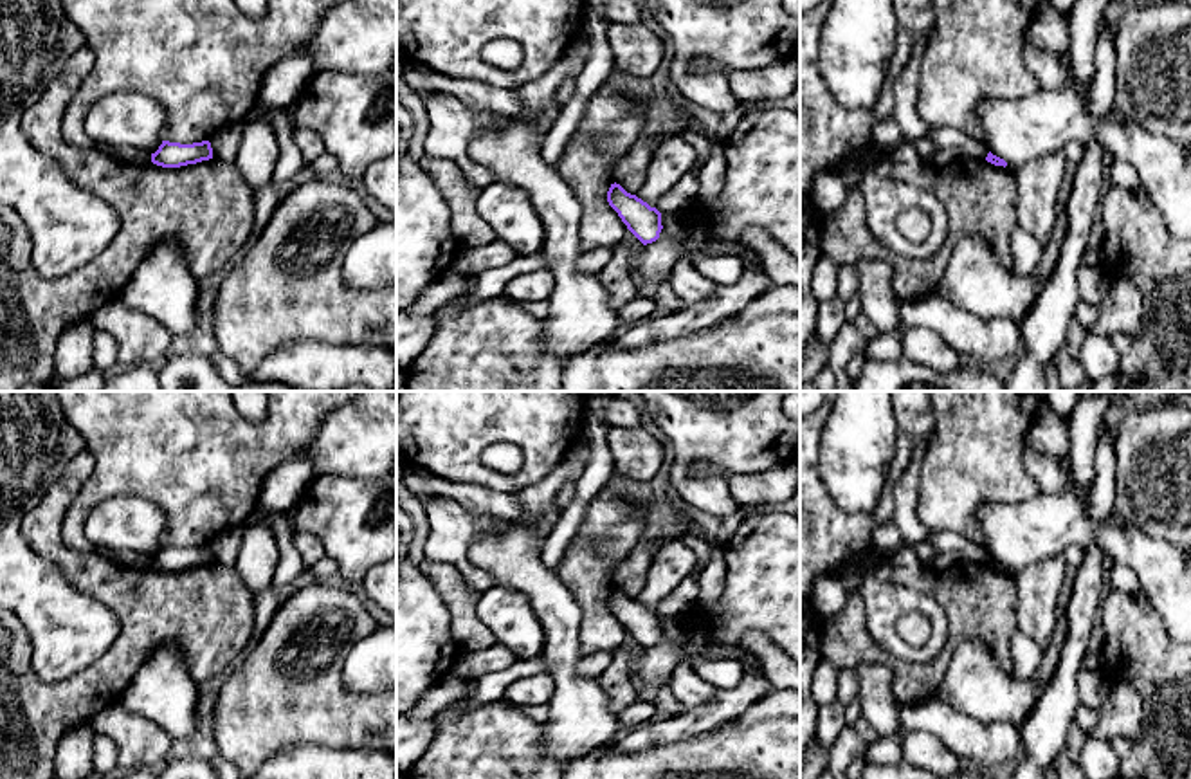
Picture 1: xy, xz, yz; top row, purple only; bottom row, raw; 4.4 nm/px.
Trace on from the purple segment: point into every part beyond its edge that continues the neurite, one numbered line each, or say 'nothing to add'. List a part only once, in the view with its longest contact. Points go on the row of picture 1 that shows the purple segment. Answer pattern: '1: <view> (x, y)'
nothing to add

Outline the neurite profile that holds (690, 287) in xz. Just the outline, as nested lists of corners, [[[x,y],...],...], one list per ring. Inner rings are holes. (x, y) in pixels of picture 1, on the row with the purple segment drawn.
[[[677,261],[670,272],[670,285],[683,308],[708,299],[715,292],[715,283],[699,274],[690,261]]]

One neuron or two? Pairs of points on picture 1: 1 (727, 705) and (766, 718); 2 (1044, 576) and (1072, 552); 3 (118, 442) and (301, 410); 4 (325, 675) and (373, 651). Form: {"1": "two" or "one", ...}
{"1": "two", "2": "two", "3": "one", "4": "two"}

